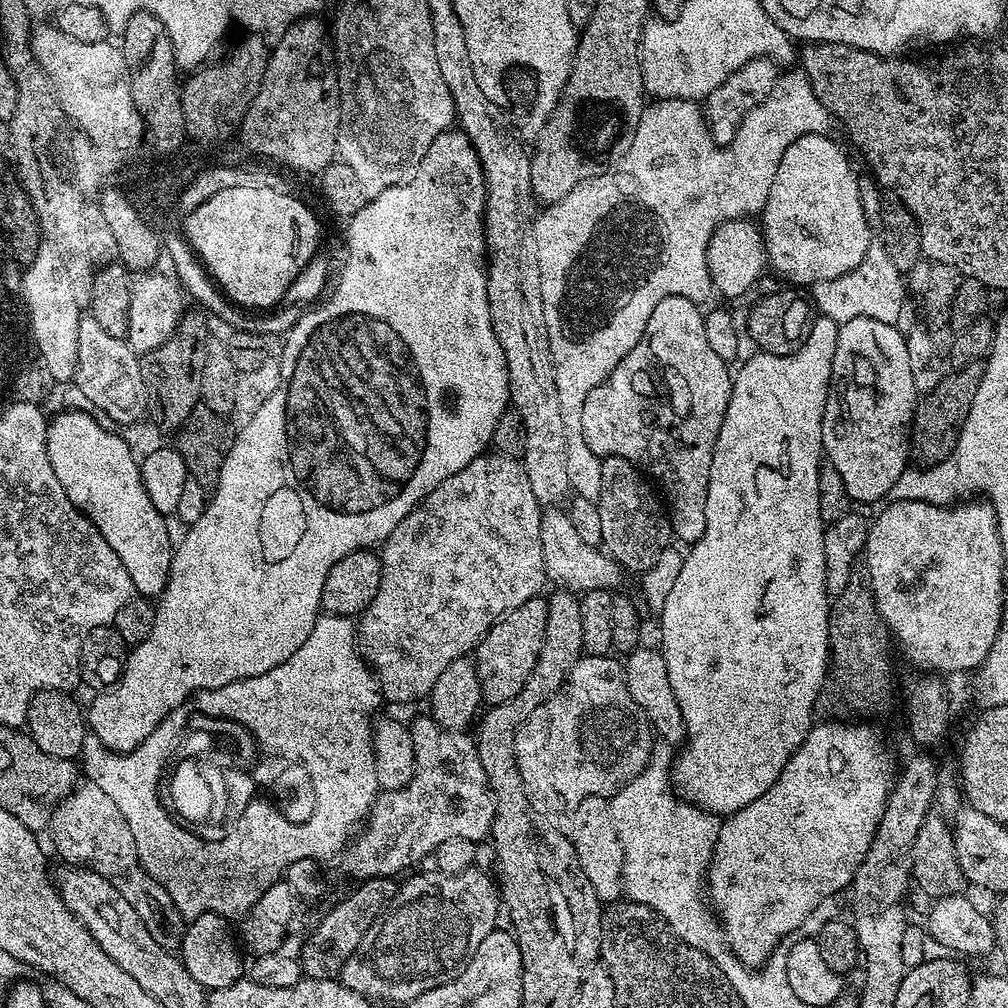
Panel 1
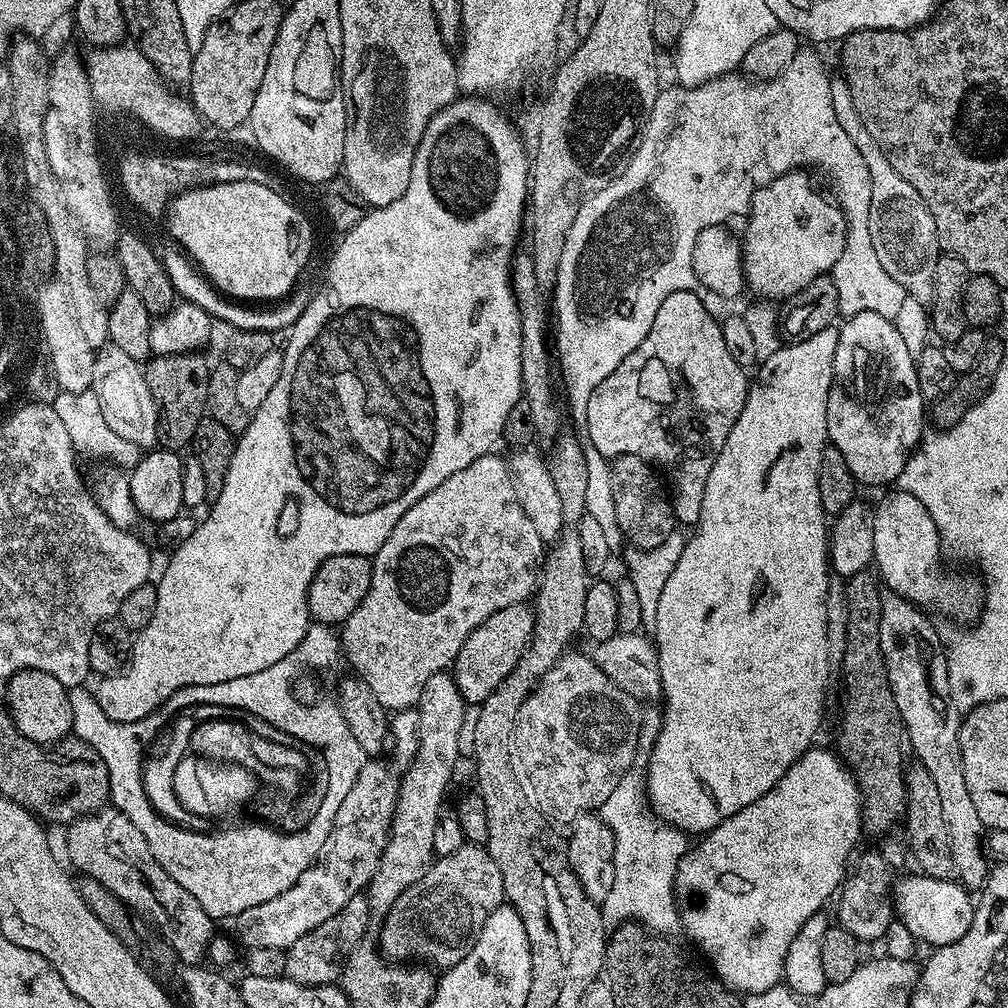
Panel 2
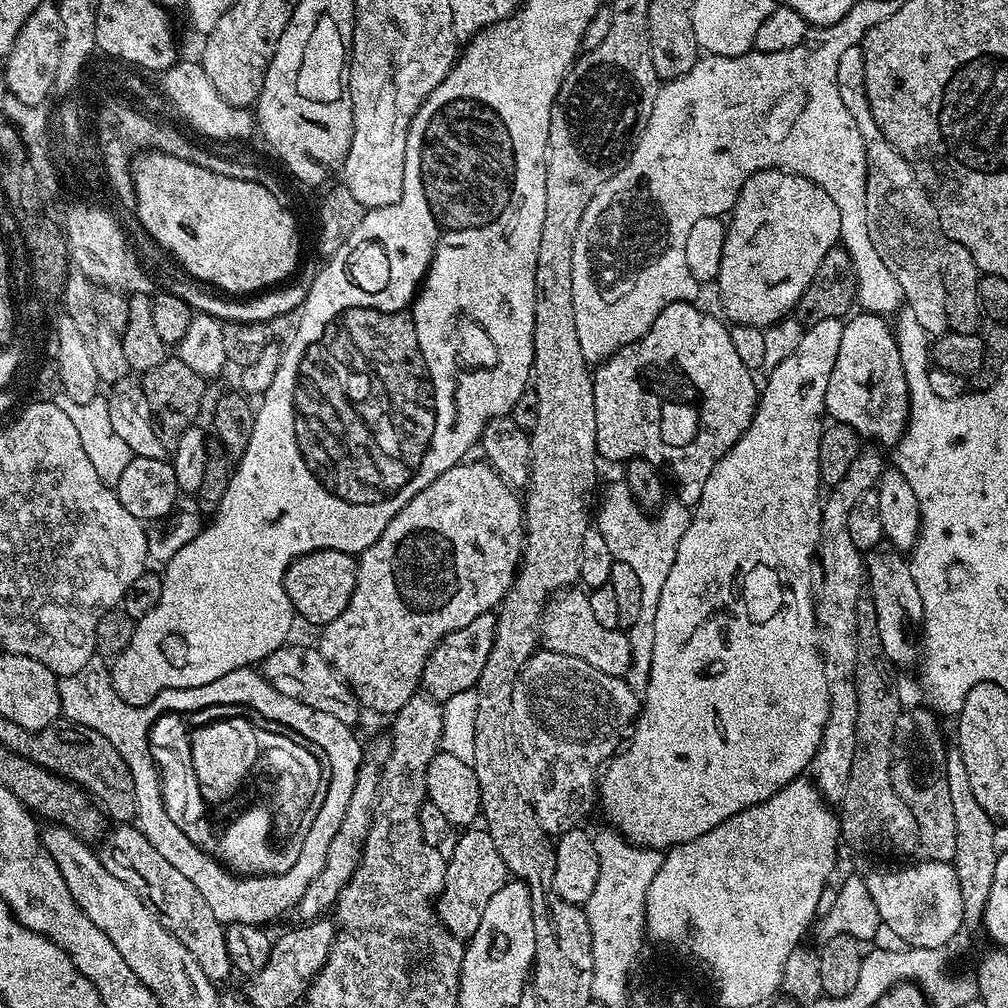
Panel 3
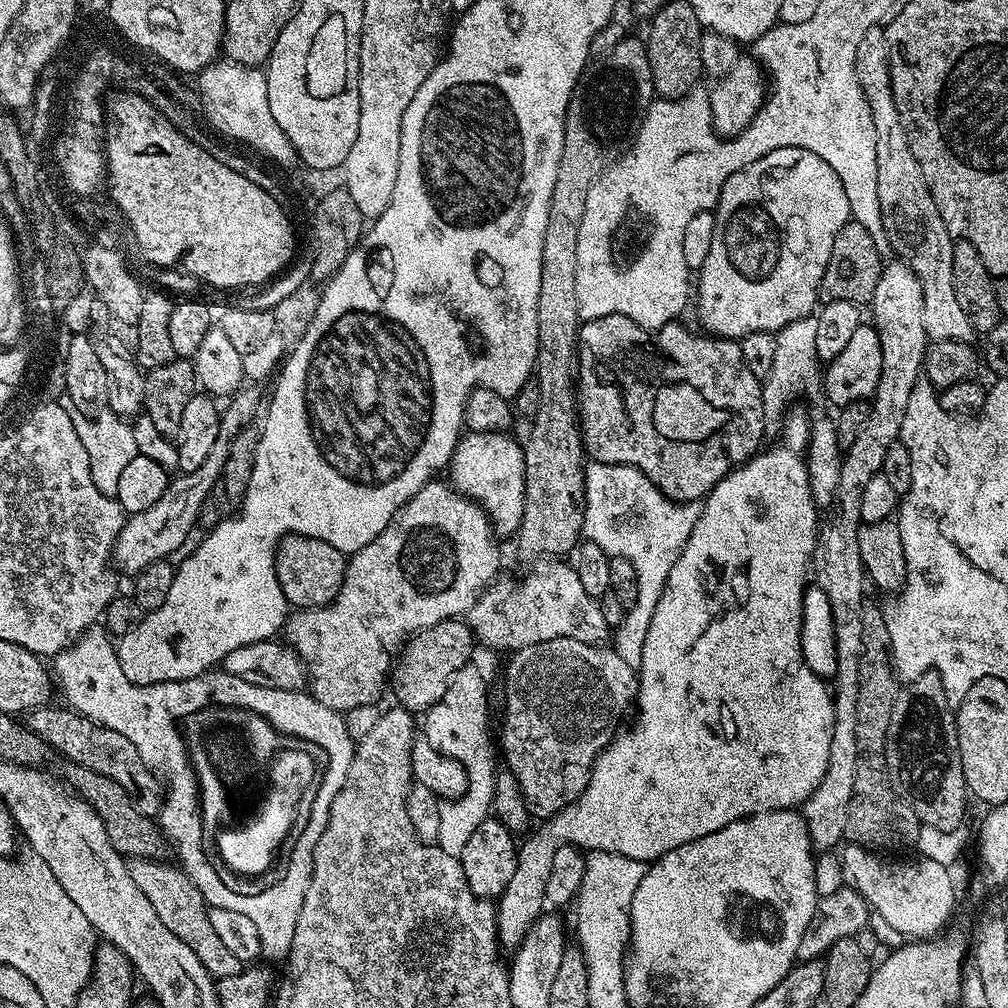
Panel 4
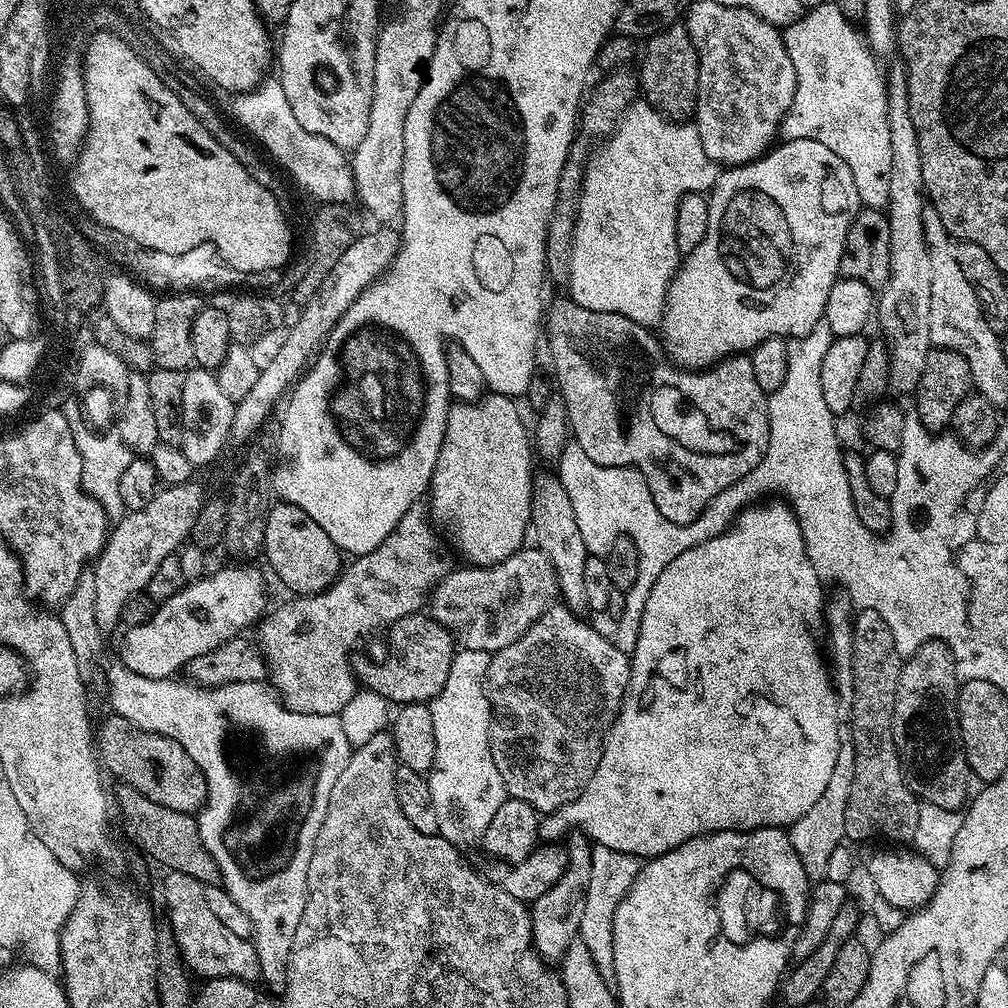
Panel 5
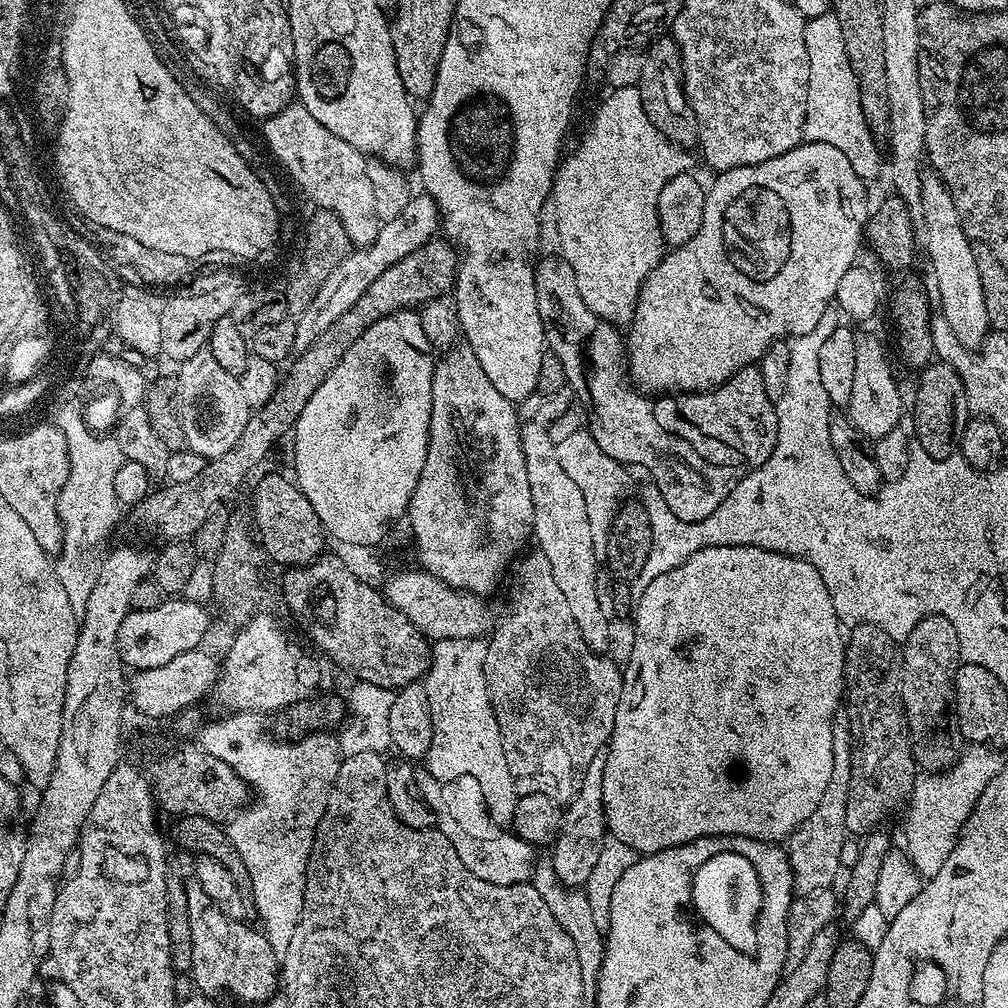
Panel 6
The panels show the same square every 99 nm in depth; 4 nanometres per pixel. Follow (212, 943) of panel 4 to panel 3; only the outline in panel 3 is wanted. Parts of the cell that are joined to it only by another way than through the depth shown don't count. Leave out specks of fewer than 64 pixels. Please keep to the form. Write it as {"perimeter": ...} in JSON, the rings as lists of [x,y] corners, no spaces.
{"perimeter":[[[128,822],[121,824],[124,825],[121,828],[113,827],[98,844],[102,866],[106,866],[106,870],[118,878],[118,882],[126,882],[126,886],[130,886],[130,890],[142,898],[158,922],[162,922],[162,926],[166,926],[166,930],[170,930],[170,934],[174,934],[174,938],[178,938],[178,942],[190,950],[194,962],[202,966],[202,974],[206,974],[206,978],[221,982],[228,975],[233,975],[230,950],[226,950],[225,925],[214,918],[214,910],[210,910],[198,886],[194,886],[186,874],[174,870],[174,866],[170,866],[170,862],[166,862],[166,858],[162,858],[154,846],[150,846],[139,827],[132,825],[131,828]]]}

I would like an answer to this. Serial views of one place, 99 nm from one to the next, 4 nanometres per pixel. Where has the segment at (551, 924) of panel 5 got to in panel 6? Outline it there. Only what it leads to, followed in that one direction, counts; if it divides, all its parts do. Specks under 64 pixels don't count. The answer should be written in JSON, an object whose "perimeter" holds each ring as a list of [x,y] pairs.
{"perimeter":[[[602,752],[595,755],[586,768],[586,774],[583,775],[579,785],[579,792],[567,803],[561,817],[560,833],[552,844],[554,850],[553,854],[550,854],[552,867],[557,879],[568,888],[580,888],[585,885],[608,835],[602,784],[599,781],[605,776],[605,758],[606,754]]]}

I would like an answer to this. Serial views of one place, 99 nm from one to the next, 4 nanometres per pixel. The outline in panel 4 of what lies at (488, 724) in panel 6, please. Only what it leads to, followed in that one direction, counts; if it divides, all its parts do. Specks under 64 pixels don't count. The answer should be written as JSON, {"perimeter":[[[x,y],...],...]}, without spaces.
{"perimeter":[[[469,662],[452,676],[452,681],[446,686],[446,694],[442,694],[440,701],[428,709],[423,720],[422,735],[430,742],[430,746],[434,746],[434,750],[460,765],[463,779],[468,782],[462,795],[445,799],[438,810],[436,844],[446,850],[446,854],[459,857],[470,834],[474,834],[474,830],[478,830],[478,826],[489,819],[498,771],[498,765],[492,761],[494,744],[488,741],[488,684],[483,674],[475,668],[475,663]]]}

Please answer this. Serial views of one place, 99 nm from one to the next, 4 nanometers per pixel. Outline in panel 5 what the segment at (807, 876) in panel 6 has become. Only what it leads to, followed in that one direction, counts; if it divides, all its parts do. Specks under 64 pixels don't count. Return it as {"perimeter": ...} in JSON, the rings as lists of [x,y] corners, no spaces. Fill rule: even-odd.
{"perimeter":[[[837,591],[837,596],[826,604],[826,644],[832,647],[830,664],[834,669],[834,687],[836,690],[836,717],[838,718],[838,762],[834,762],[834,774],[830,774],[830,783],[826,790],[787,829],[790,842],[794,846],[794,854],[802,861],[802,870],[806,870],[809,881],[819,882],[825,879],[830,854],[834,848],[845,843],[844,827],[846,826],[846,802],[850,802],[850,790],[854,786],[854,766],[856,765],[856,747],[852,745],[852,703],[854,702],[854,674],[852,673],[852,621],[854,605],[847,592]],[[828,636],[828,640],[827,640]],[[836,667],[836,668],[835,668]]]}

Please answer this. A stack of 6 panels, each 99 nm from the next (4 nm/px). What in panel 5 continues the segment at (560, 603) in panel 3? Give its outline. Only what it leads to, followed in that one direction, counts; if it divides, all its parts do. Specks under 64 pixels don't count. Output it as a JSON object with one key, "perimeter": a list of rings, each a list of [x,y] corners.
{"perimeter":[[[525,546],[510,558],[489,568],[463,567],[457,567],[449,572],[430,593],[432,619],[437,620],[452,635],[452,639],[460,648],[482,650],[491,654],[510,646],[510,642],[518,642],[518,638],[522,638],[522,634],[526,634],[526,630],[530,630],[532,623],[547,608],[552,607],[558,596],[554,566],[550,566],[544,551],[535,546]]]}

